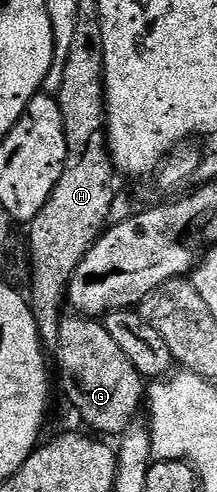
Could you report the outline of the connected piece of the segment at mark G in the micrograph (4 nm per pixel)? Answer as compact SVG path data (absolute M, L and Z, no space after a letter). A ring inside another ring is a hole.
M86 316L64 317L59 323L59 374L71 406L92 426L92 431L122 435L131 429L139 409L145 406L144 375L129 364L129 356L109 336L102 321Z

